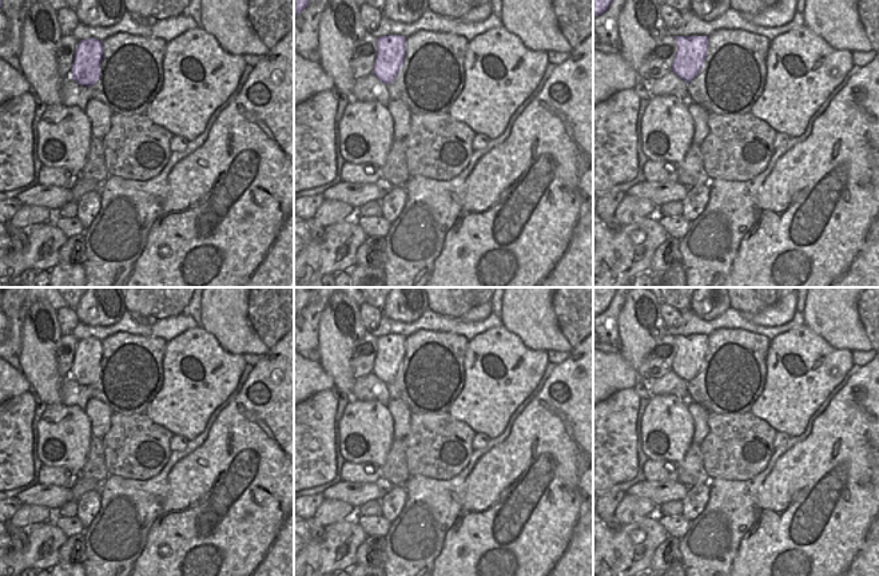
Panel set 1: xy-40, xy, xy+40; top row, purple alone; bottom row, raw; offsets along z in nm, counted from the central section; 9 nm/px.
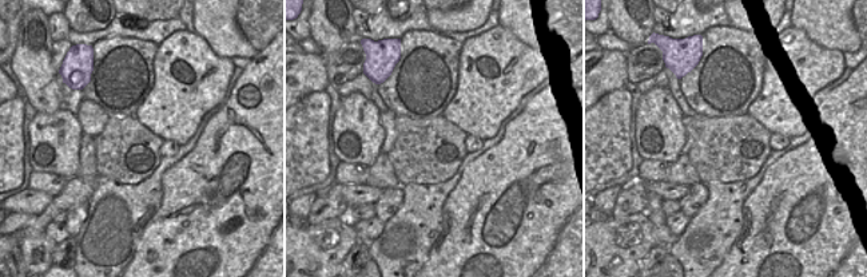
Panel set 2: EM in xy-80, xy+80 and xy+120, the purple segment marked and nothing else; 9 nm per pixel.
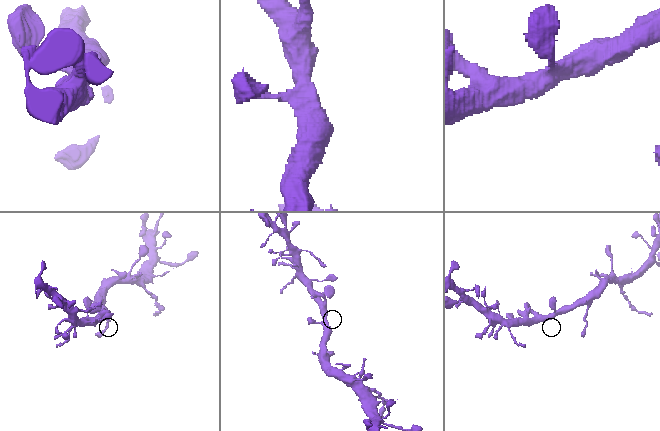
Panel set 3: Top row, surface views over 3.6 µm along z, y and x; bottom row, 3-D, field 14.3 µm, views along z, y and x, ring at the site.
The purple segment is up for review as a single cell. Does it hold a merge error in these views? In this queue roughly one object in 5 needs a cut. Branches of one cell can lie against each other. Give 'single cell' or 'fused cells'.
single cell

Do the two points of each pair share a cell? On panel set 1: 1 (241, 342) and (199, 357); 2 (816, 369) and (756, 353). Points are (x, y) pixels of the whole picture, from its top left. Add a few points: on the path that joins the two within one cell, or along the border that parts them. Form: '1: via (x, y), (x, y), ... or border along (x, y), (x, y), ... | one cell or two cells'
1: border along (202, 326), (226, 350), (242, 356) | two cells
2: border along (771, 341), (767, 349), (766, 384), (763, 386) | two cells

